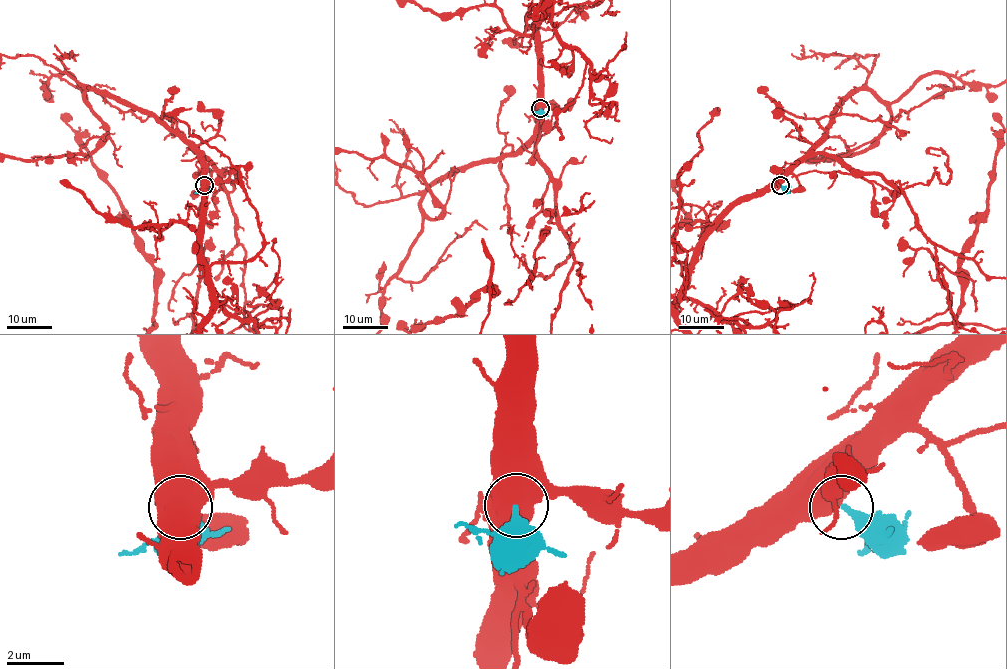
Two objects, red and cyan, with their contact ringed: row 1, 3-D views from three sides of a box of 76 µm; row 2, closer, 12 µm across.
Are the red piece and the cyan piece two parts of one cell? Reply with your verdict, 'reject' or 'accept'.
accept

